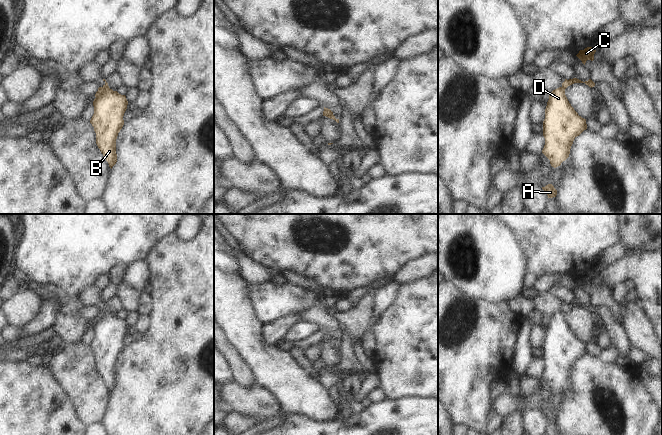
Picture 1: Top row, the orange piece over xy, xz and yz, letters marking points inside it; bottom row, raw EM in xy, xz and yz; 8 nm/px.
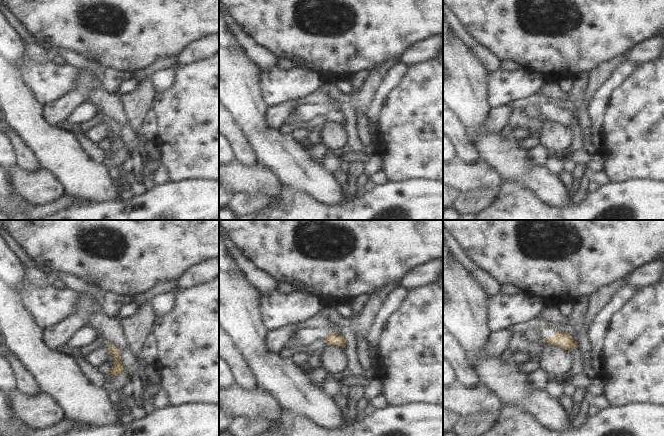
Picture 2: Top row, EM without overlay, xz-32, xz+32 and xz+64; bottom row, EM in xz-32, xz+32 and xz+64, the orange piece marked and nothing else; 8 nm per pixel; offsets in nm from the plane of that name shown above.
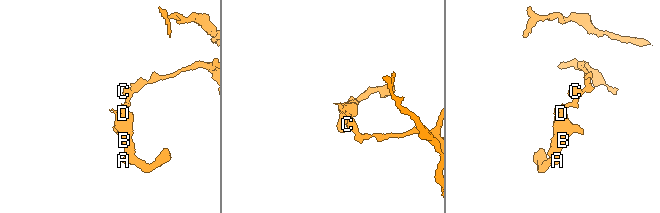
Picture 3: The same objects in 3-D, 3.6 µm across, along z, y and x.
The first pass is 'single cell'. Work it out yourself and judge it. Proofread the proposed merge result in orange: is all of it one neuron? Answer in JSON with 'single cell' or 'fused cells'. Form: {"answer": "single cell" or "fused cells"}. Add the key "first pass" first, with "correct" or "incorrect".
{"first pass": "incorrect", "answer": "fused cells"}

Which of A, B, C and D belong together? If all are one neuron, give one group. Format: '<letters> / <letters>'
A B D / C

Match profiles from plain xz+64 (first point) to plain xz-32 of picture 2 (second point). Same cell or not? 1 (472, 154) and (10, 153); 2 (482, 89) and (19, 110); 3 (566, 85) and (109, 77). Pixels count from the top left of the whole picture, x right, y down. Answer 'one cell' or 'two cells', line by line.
1: two cells
2: one cell
3: two cells

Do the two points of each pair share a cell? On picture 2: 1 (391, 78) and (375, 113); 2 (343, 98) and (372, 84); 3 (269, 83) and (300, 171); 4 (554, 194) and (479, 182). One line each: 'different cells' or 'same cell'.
1: same cell
2: same cell
3: different cells
4: different cells

